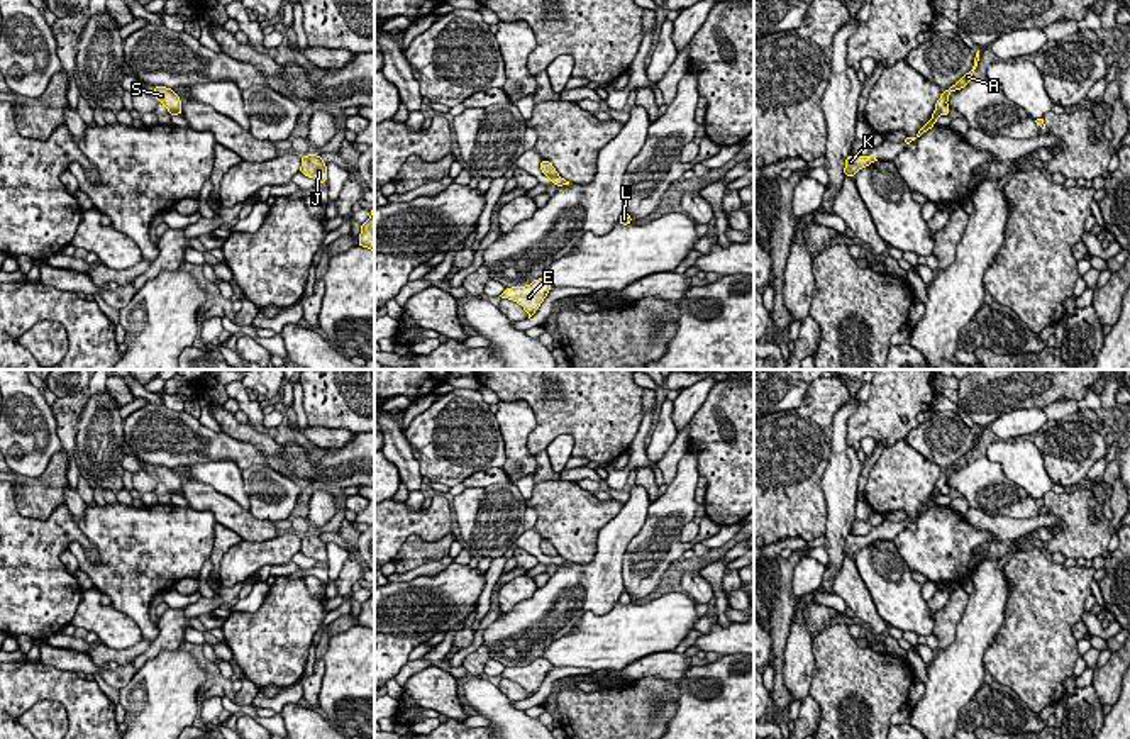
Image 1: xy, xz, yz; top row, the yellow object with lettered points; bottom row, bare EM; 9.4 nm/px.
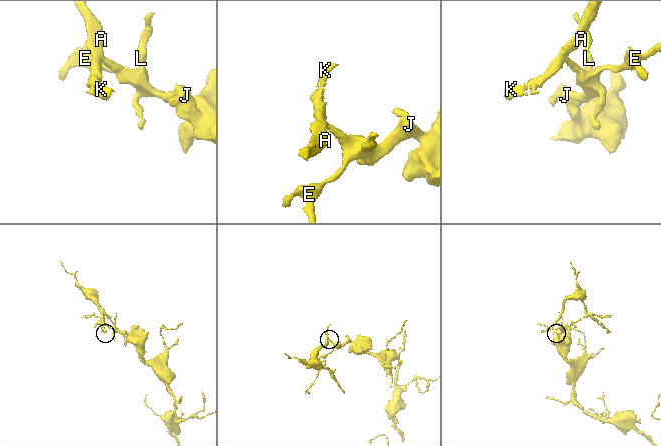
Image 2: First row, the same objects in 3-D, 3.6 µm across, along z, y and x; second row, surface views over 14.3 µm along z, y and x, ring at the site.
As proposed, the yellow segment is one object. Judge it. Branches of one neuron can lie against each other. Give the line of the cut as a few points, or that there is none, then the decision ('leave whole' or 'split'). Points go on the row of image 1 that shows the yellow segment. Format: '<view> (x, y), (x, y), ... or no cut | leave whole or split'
no cut | leave whole

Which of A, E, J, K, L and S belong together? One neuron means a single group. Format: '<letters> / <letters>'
A E J K L S

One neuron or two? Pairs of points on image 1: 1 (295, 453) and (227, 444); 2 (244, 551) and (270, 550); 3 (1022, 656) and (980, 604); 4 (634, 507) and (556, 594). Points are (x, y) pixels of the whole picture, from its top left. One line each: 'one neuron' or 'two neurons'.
1: one neuron
2: one neuron
3: two neurons
4: one neuron

